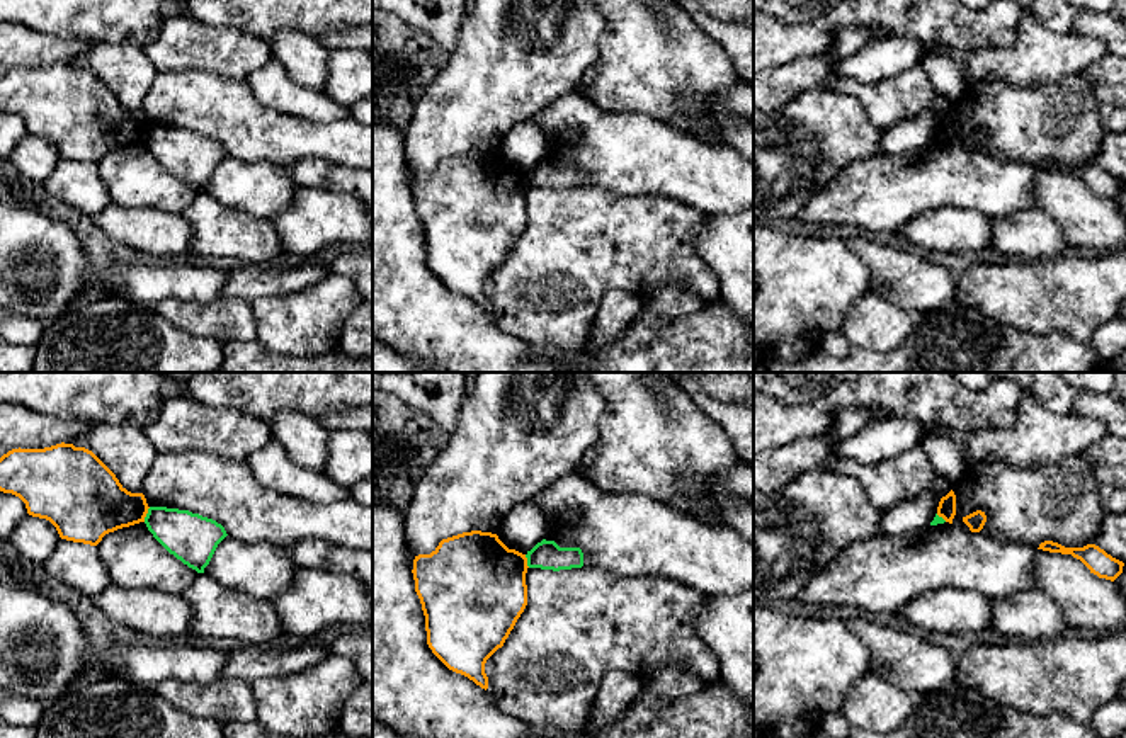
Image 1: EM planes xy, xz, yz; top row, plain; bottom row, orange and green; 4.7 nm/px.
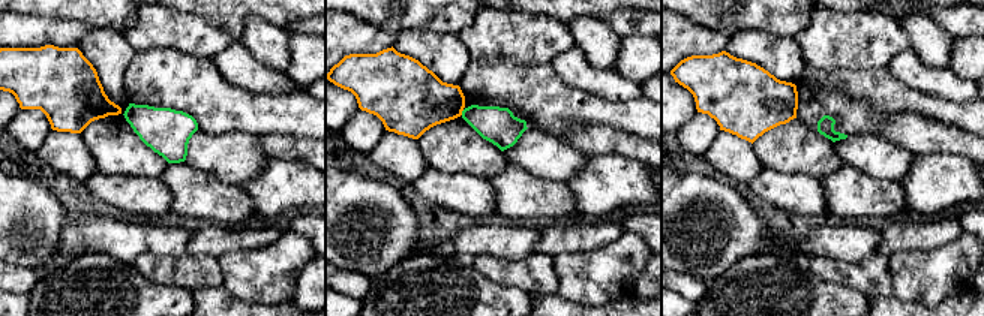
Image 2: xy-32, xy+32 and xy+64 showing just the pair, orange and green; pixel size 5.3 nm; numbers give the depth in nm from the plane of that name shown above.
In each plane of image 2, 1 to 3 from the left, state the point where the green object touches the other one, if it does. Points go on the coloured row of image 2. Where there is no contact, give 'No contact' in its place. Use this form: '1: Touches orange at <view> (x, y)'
1: No contact
2: Touches orange at xy+32 (461, 113)
3: No contact

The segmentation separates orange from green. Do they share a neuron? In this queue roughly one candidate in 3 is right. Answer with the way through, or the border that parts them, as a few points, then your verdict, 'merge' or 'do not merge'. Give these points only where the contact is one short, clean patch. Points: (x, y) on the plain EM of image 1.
border xy (150, 126), (143, 140); do not merge

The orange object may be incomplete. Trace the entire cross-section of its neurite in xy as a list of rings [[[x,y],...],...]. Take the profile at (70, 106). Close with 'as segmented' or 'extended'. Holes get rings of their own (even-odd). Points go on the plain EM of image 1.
[[[65,61],[3,73],[0,111],[19,116],[29,134],[49,139],[61,158],[90,165],[97,165],[109,151],[145,141],[150,128],[145,114],[128,111],[92,70]]]; as segmented

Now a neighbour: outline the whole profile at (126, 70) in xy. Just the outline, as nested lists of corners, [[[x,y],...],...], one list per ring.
[[[99,43],[73,61],[92,70],[131,112],[143,112],[143,100],[156,77],[143,48]]]

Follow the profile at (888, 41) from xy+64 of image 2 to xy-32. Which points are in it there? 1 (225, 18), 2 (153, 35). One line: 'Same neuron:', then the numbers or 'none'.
Same neuron: 2

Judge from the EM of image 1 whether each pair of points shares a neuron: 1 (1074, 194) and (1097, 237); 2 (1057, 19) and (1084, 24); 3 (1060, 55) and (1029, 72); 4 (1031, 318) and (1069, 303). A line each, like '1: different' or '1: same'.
1: same
2: different
3: same
4: same

